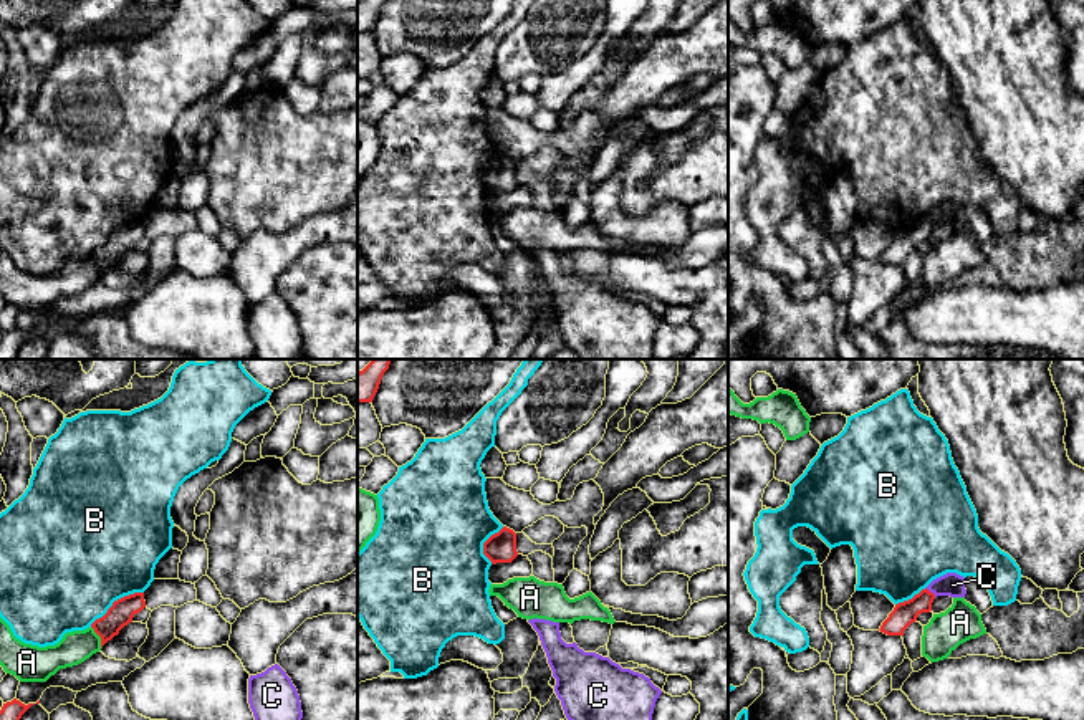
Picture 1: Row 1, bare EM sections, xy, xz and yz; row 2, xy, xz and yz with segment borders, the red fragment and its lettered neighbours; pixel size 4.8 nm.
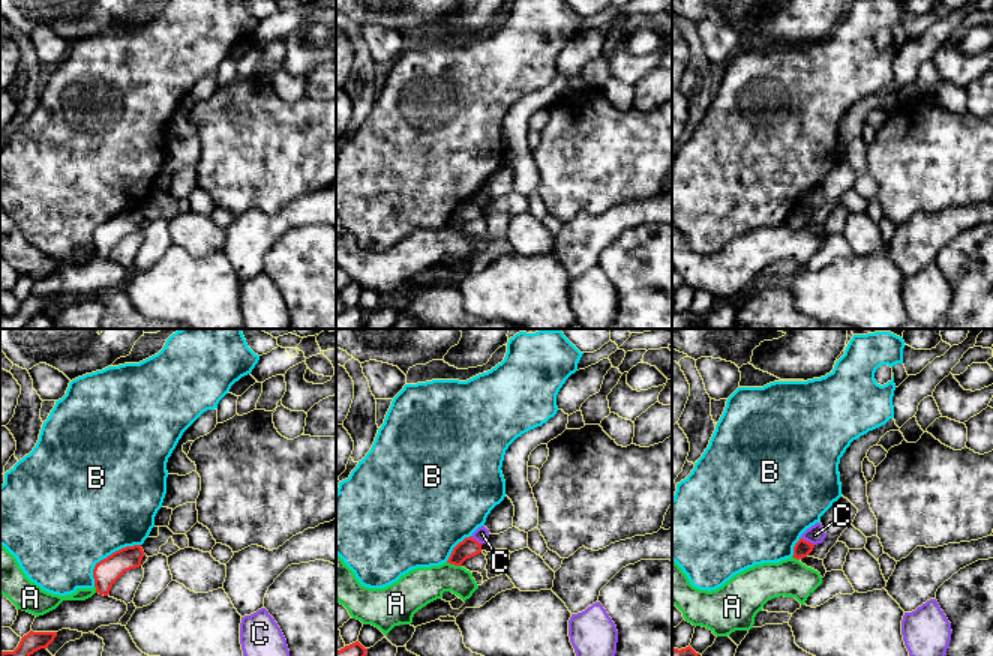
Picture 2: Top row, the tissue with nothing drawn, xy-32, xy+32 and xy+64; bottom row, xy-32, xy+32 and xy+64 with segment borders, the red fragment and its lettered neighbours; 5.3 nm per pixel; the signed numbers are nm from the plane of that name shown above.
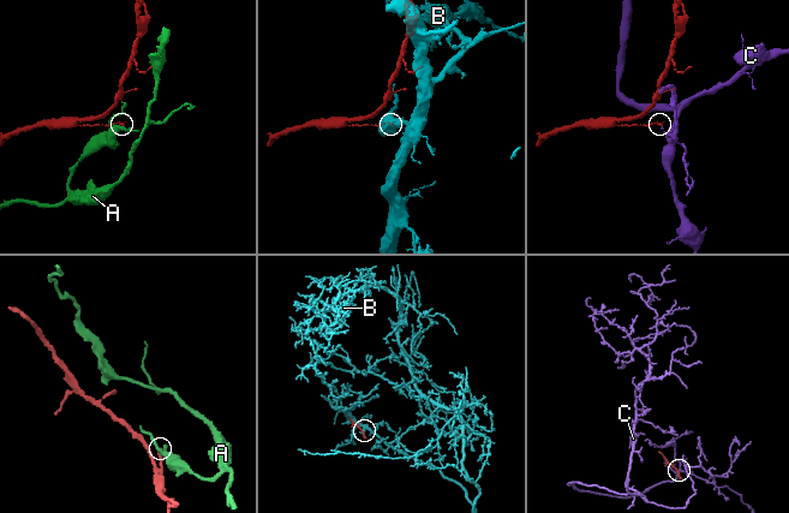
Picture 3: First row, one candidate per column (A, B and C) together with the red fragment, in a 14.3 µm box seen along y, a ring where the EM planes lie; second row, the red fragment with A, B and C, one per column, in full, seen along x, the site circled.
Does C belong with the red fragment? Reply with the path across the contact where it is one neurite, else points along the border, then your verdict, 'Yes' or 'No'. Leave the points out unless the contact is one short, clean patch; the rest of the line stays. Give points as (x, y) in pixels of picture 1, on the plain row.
Boundary: yz (925, 217), (935, 225). No

